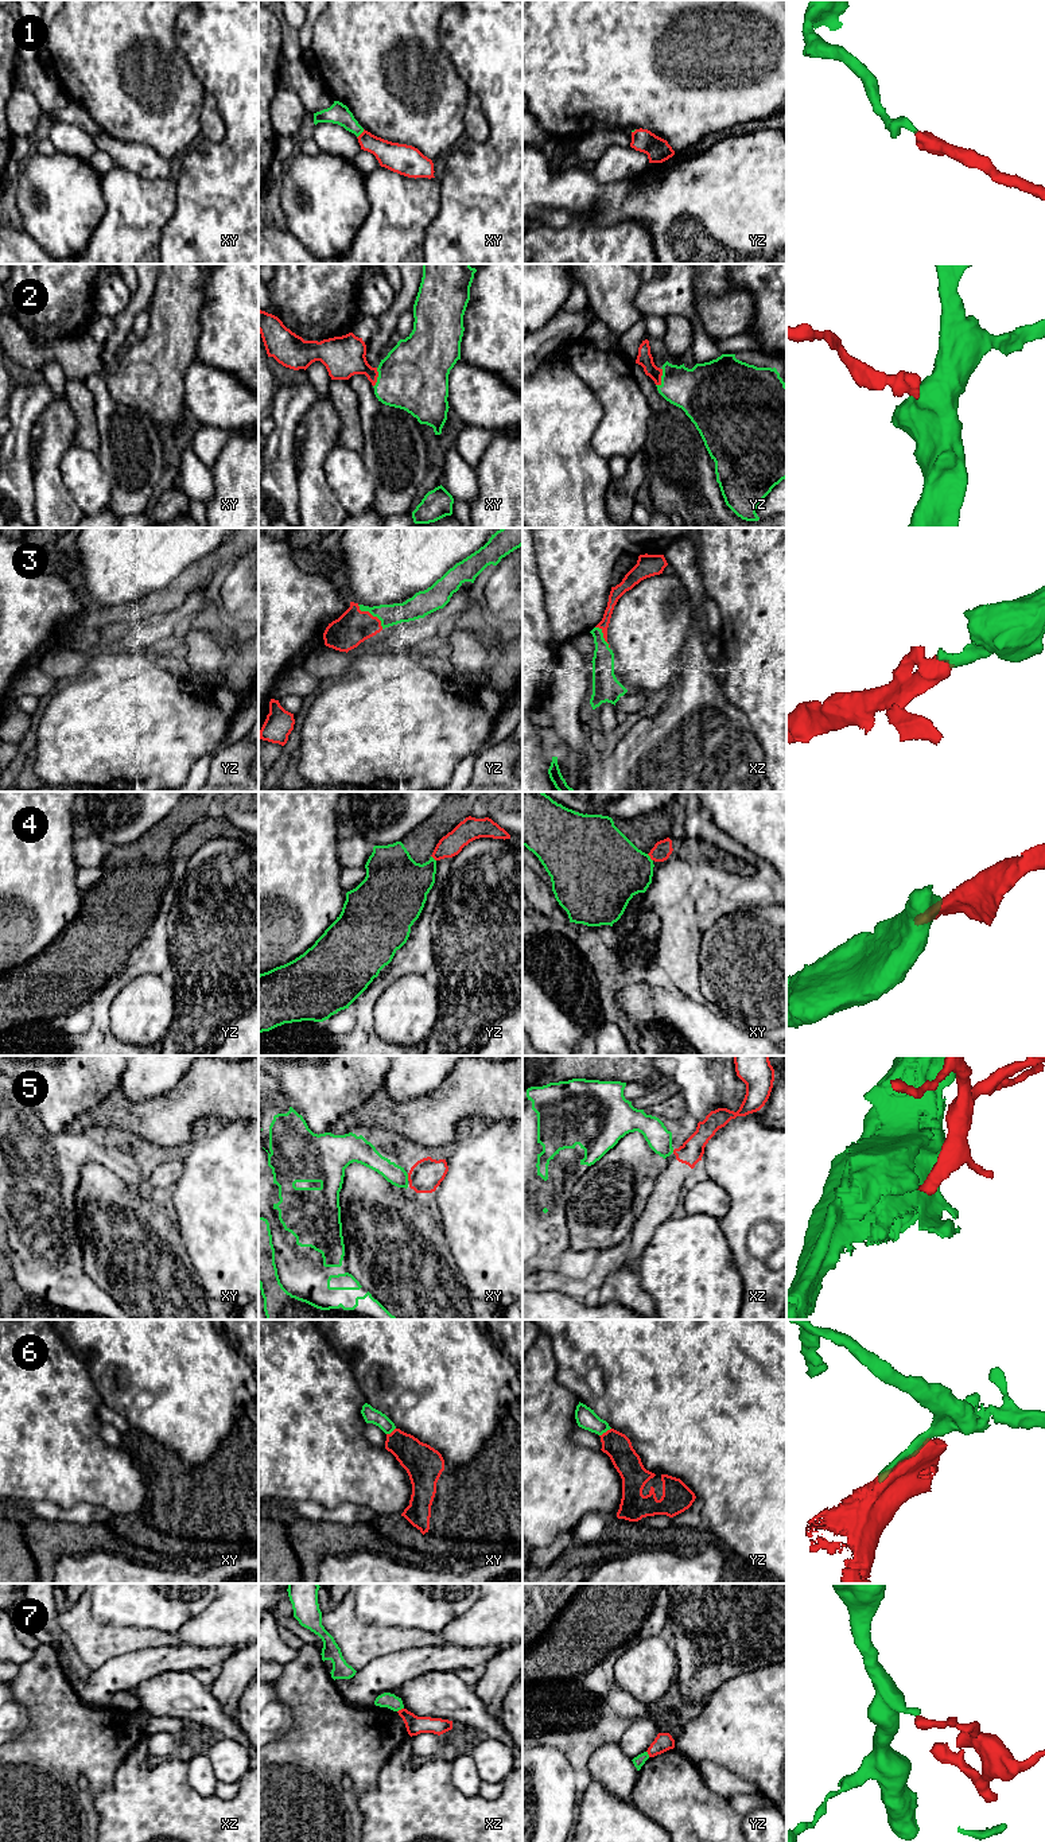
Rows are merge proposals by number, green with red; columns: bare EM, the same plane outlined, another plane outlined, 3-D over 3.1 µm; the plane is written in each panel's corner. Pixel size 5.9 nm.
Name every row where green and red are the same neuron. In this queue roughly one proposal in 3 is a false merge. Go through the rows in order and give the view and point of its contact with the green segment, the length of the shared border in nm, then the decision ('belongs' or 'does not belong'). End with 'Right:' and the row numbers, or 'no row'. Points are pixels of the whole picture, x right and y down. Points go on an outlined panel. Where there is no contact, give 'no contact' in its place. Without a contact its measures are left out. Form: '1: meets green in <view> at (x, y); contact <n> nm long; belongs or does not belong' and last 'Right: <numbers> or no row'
1: meets green in xy at (361, 132); contact 70 nm long; belongs
2: meets green in yz at (661, 377); contact 120 nm long; belongs
3: meets green in yz at (372, 614); contact 220 nm long; belongs
4: meets green in xy at (649, 858); contact 60 nm long; does not belong
5: meets green in xy at (407, 1177); contact 40 nm long; does not belong
6: meets green in yz at (605, 1431); contact 90 nm long; does not belong
7: meets green in xz at (400, 1709); contact 50 nm long; does not belong
Right: 1, 2, 3

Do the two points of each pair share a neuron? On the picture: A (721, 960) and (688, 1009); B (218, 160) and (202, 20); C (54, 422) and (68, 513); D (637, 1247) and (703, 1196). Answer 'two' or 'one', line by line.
A: two
B: one
C: one
D: two

